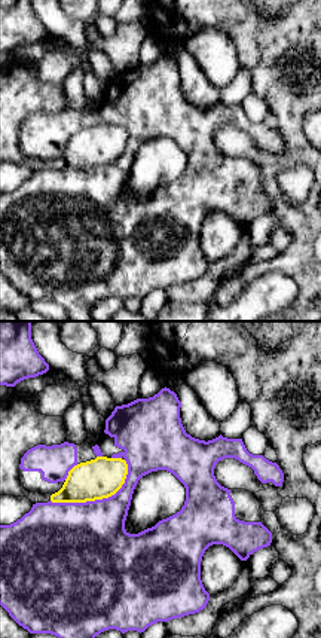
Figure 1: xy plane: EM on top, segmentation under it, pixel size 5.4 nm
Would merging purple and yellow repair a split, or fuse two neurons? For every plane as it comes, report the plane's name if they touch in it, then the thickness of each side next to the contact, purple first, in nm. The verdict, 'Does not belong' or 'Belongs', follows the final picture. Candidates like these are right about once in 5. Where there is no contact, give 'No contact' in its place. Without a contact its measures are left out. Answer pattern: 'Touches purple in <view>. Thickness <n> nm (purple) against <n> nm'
Touches purple in xy. Thickness 460 nm (purple) against 220 nm

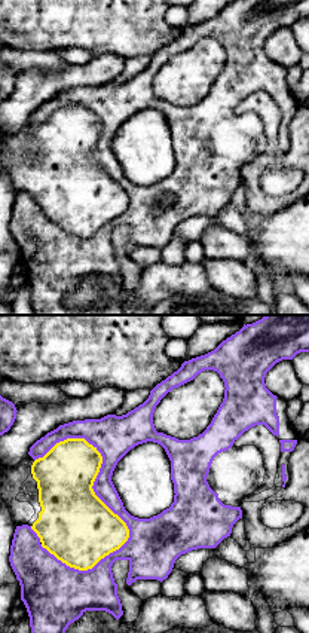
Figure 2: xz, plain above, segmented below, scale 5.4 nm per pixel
Touches purple in xz. Thickness 110 nm (purple) against 400 nm

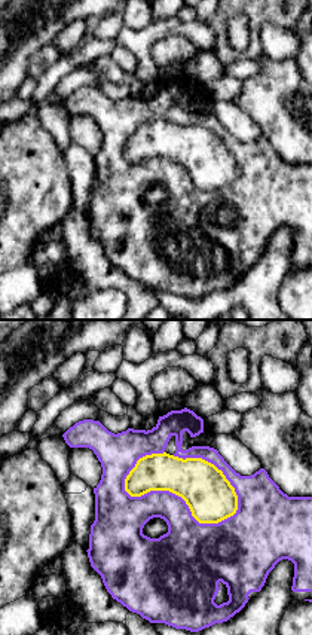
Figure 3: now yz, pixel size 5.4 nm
Touches purple in yz. Thickness 240 nm (purple) against 260 nm

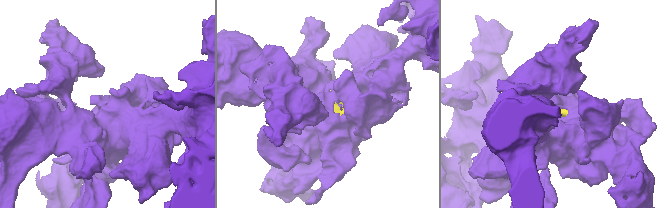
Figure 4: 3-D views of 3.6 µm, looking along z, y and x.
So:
Does not belong

